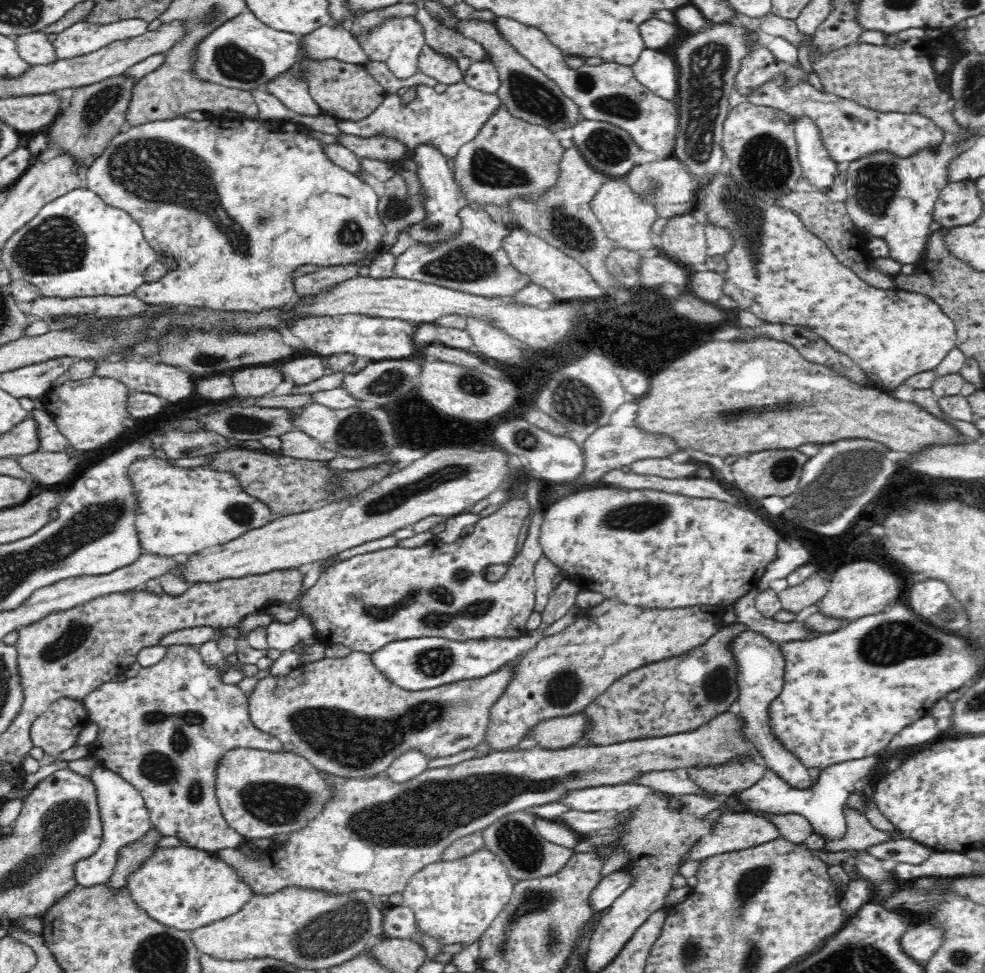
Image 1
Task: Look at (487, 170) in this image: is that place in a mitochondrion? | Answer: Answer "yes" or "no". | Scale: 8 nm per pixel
yes

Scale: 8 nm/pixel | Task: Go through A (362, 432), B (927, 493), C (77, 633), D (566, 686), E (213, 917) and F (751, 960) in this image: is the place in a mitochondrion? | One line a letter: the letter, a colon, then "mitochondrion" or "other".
A: mitochondrion
B: other
C: mitochondrion
D: mitochondrion
E: other
F: mitochondrion

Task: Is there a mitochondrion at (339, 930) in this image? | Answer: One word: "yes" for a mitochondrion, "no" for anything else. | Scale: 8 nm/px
yes

